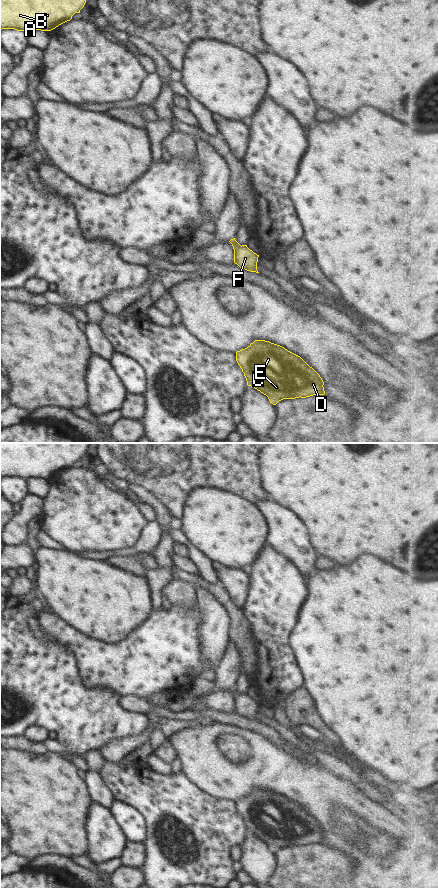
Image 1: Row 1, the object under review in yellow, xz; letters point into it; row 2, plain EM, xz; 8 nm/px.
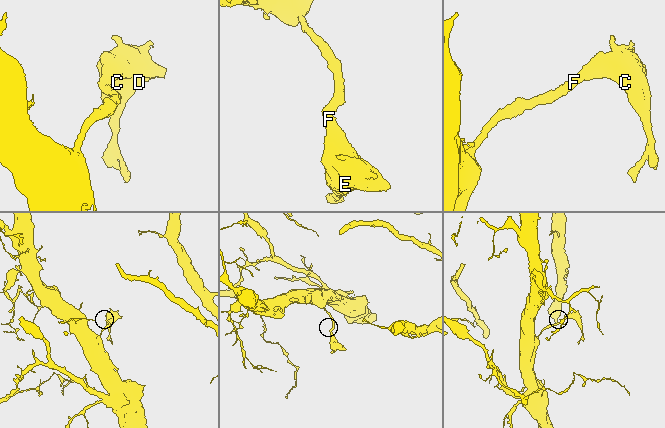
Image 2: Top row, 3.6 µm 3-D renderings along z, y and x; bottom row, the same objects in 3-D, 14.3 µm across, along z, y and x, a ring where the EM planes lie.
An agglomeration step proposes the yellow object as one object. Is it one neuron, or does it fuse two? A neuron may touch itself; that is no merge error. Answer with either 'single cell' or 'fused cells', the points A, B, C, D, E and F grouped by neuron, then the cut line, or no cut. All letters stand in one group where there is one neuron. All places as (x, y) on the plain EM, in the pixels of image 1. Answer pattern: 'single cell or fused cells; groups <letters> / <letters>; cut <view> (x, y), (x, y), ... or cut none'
single cell; groups A B C D E F; cut none

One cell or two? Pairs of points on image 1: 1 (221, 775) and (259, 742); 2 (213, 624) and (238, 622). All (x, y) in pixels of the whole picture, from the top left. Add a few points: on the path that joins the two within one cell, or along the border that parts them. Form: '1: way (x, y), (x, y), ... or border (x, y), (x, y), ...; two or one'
1: way (233, 775), (238, 775), (259, 754); one
2: border (219, 602), (229, 619), (228, 639), (230, 641); two

